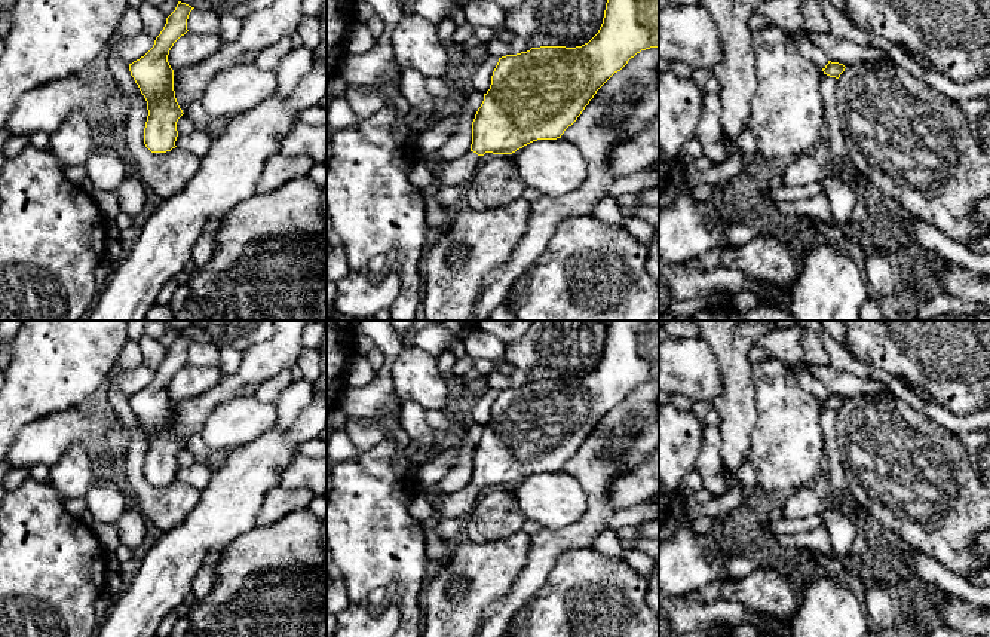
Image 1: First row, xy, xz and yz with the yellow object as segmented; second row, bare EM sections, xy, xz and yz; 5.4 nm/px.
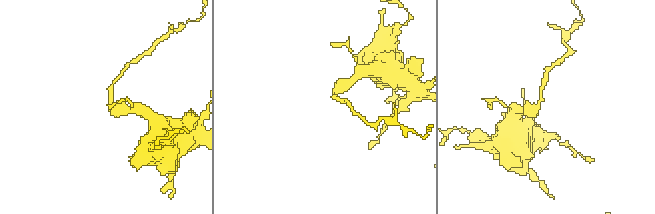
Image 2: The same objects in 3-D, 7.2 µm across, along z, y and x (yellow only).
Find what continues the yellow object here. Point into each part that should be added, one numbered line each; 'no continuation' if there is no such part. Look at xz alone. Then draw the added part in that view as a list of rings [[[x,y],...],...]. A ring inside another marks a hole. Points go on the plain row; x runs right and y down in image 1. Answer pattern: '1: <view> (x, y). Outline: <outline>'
1: xz (460, 504). Outline: [[[468,484],[462,490],[447,496],[442,511],[436,518],[448,520],[448,518],[468,517],[472,512],[479,496],[481,496],[481,489],[478,489],[473,484]]]

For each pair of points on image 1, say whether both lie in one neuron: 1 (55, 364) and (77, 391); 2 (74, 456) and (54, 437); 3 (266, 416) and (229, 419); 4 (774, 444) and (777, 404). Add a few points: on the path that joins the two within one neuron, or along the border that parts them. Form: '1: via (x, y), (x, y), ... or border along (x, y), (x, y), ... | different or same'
1: via (60, 370), (71, 385) | same
2: border along (91, 453), (80, 446), (71, 446), (51, 468) | different
3: via (257, 417), (238, 419) | same
4: via (777, 434), (777, 415) | same

